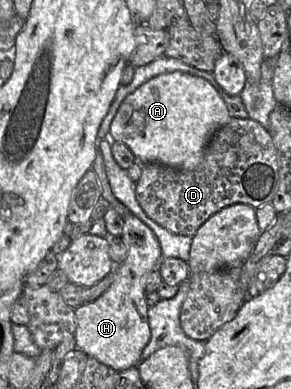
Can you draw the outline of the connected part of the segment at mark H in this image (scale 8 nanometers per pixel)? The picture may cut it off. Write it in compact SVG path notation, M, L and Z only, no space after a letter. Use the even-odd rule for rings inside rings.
M132 213L123 217L121 238L127 247L127 256L120 265L115 266L113 270L114 278L111 285L97 299L81 304L74 310L76 320L76 331L74 335L76 347L88 356L95 358L118 372L138 366L141 361L142 351L150 341L149 306L145 299L145 284L148 275L158 268L163 259L161 247L154 232Z

